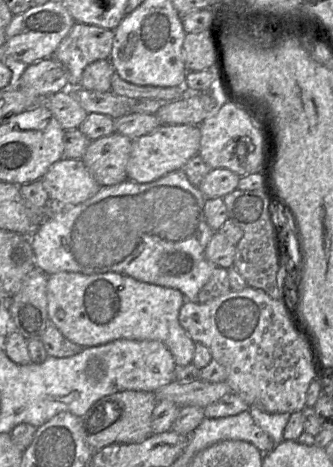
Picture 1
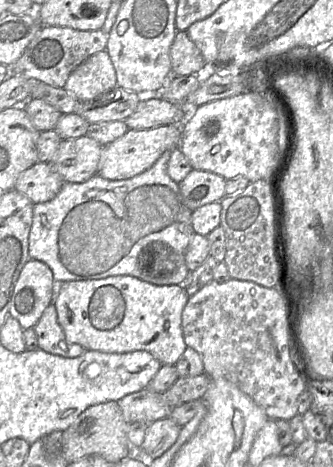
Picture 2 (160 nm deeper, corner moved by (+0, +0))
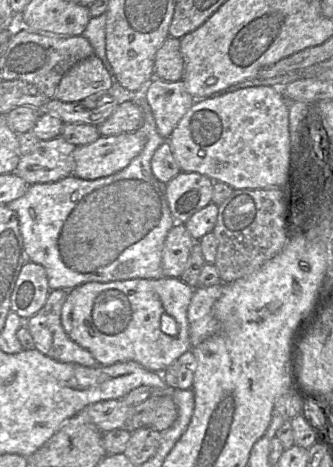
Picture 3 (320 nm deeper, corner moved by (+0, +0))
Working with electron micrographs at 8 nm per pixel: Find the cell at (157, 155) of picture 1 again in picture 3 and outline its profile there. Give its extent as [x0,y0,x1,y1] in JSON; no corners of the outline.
[73,131,146,180]

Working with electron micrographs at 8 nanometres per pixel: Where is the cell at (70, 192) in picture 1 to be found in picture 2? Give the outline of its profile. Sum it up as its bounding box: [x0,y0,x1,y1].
[14,162,64,204]

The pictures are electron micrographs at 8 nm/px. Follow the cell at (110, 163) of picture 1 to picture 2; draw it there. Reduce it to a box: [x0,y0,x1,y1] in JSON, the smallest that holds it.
[48,135,102,183]

